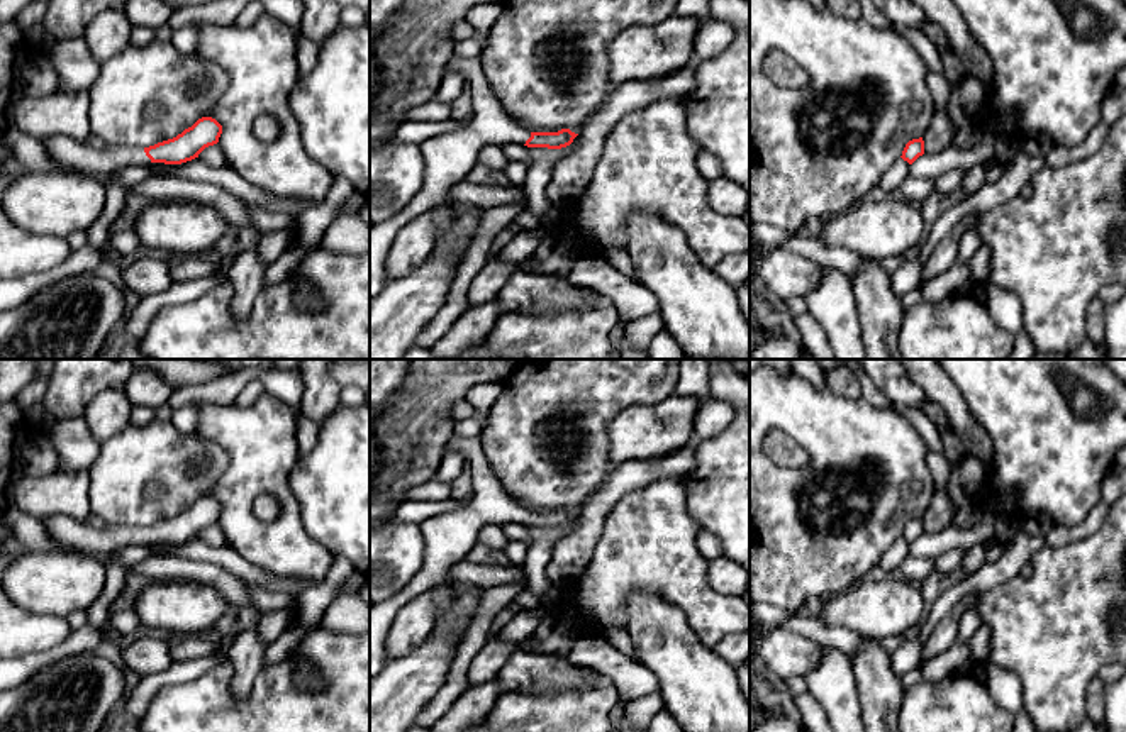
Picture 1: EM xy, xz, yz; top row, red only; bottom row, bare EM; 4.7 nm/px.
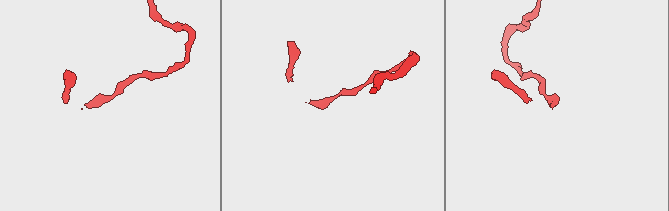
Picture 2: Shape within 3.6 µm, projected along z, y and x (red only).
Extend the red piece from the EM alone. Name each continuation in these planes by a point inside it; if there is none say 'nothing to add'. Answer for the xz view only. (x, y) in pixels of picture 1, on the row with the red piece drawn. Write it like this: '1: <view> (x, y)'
nothing to add

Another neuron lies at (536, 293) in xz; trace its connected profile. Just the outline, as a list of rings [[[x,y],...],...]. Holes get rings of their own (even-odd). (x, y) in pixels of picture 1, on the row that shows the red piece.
[[[512,271],[499,288],[495,300],[502,312],[527,312],[551,315],[587,305],[585,288],[573,286],[556,274]]]

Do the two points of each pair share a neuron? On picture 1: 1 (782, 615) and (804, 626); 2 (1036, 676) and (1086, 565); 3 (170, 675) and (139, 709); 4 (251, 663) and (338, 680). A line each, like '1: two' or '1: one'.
1: one
2: one
3: one
4: two

